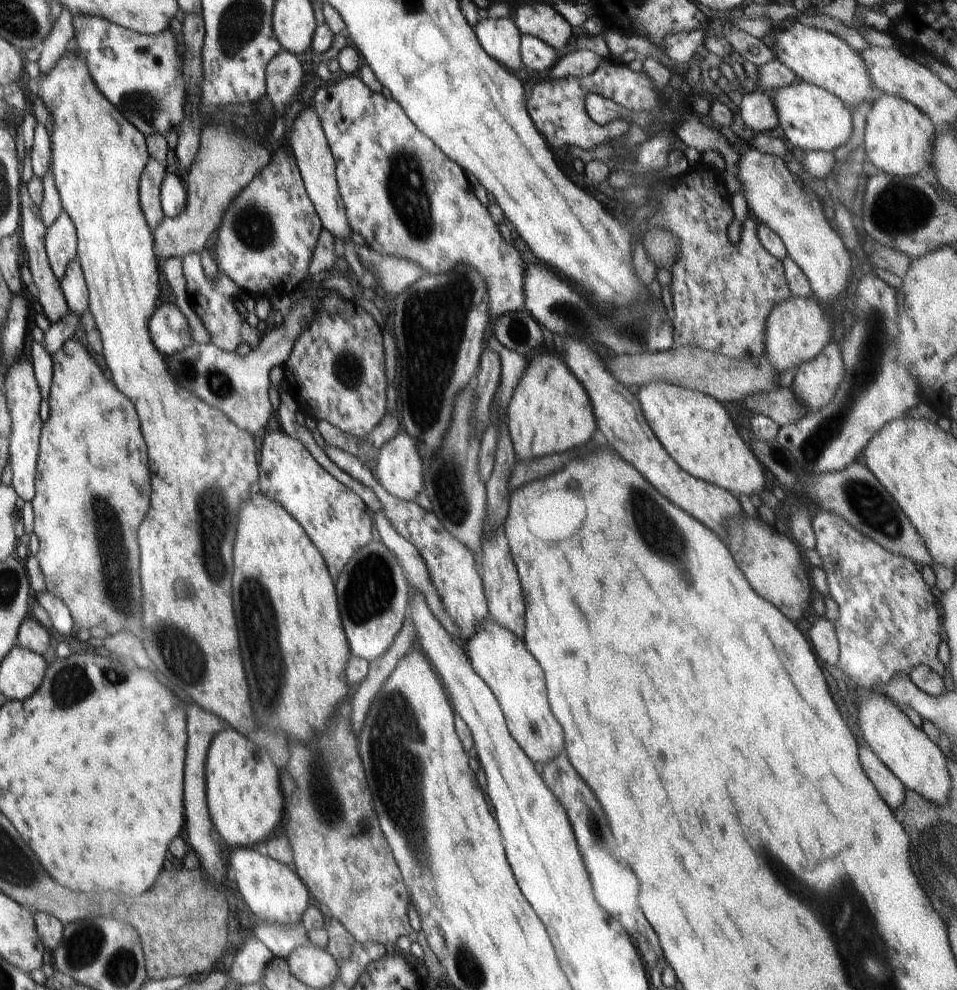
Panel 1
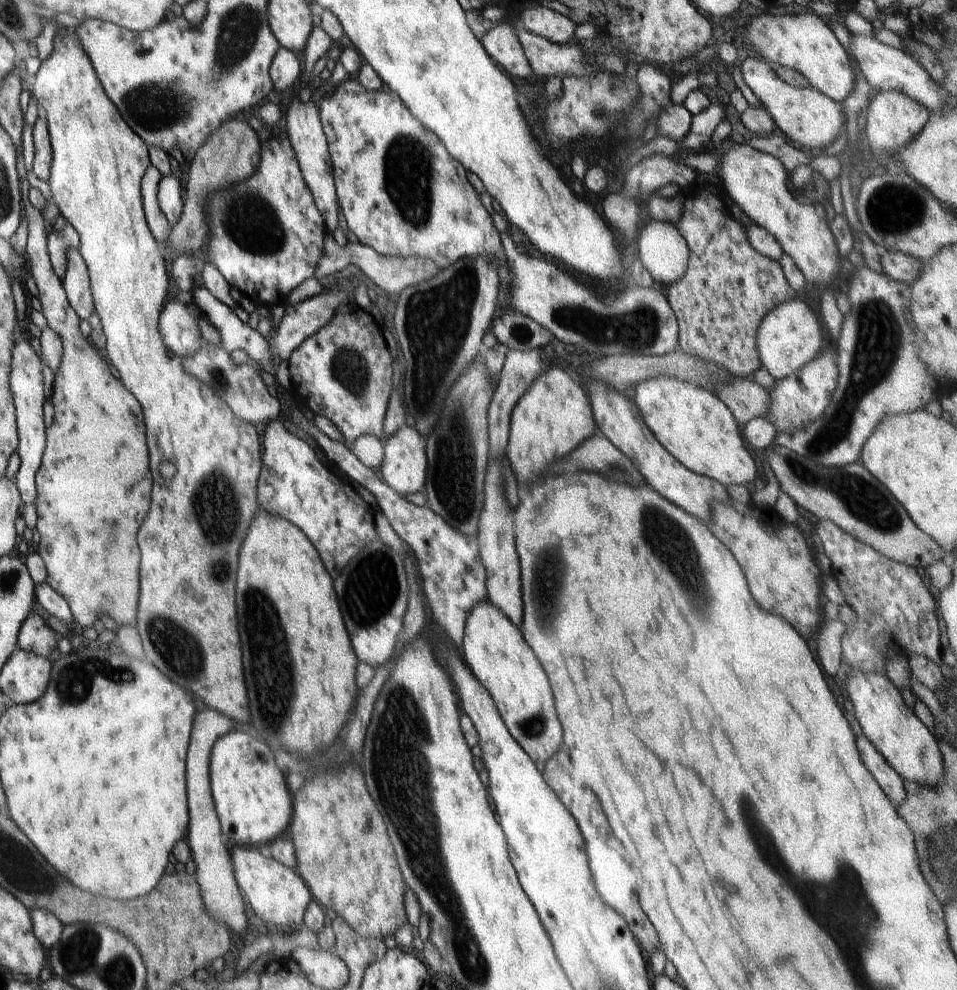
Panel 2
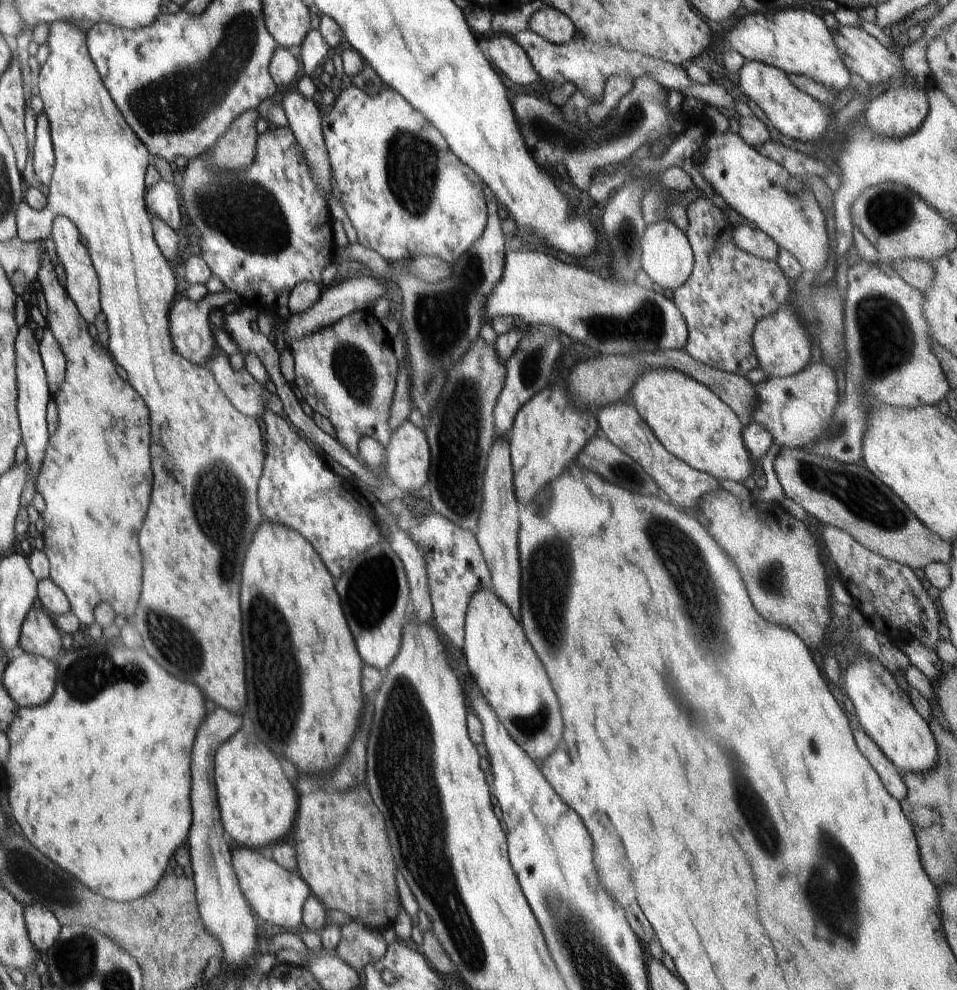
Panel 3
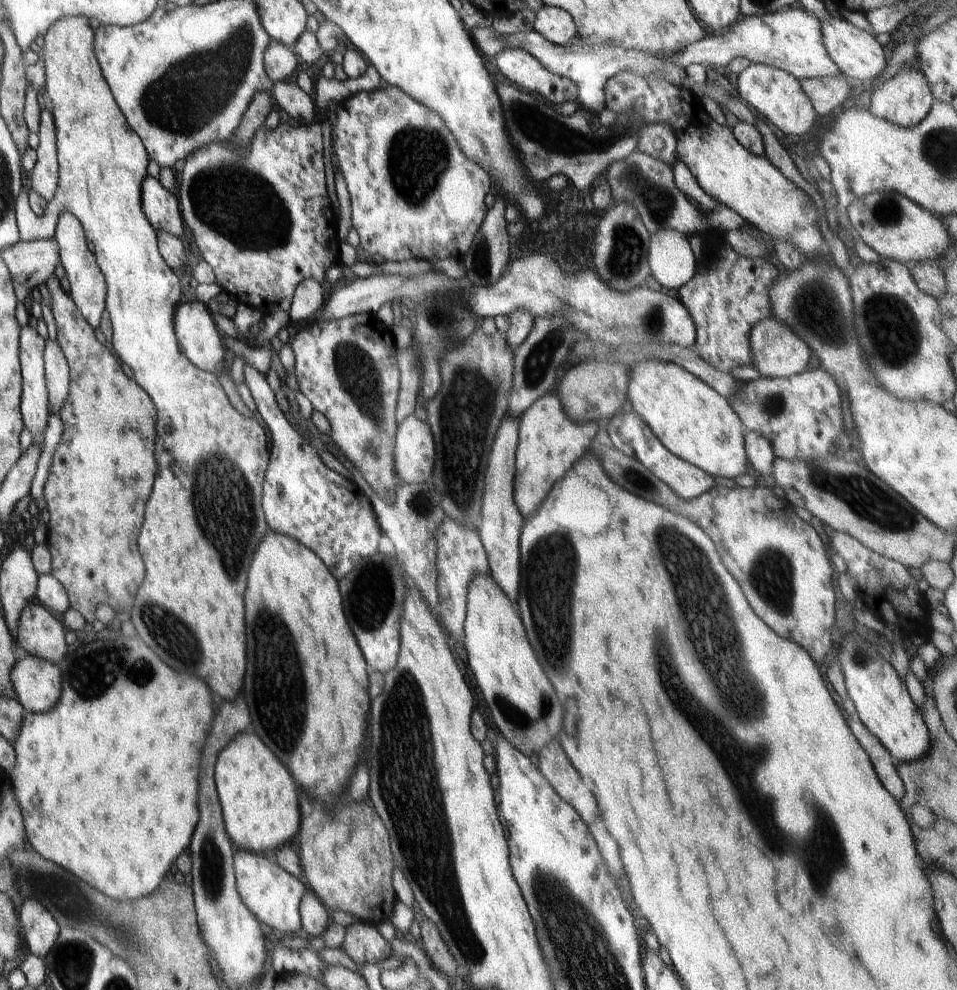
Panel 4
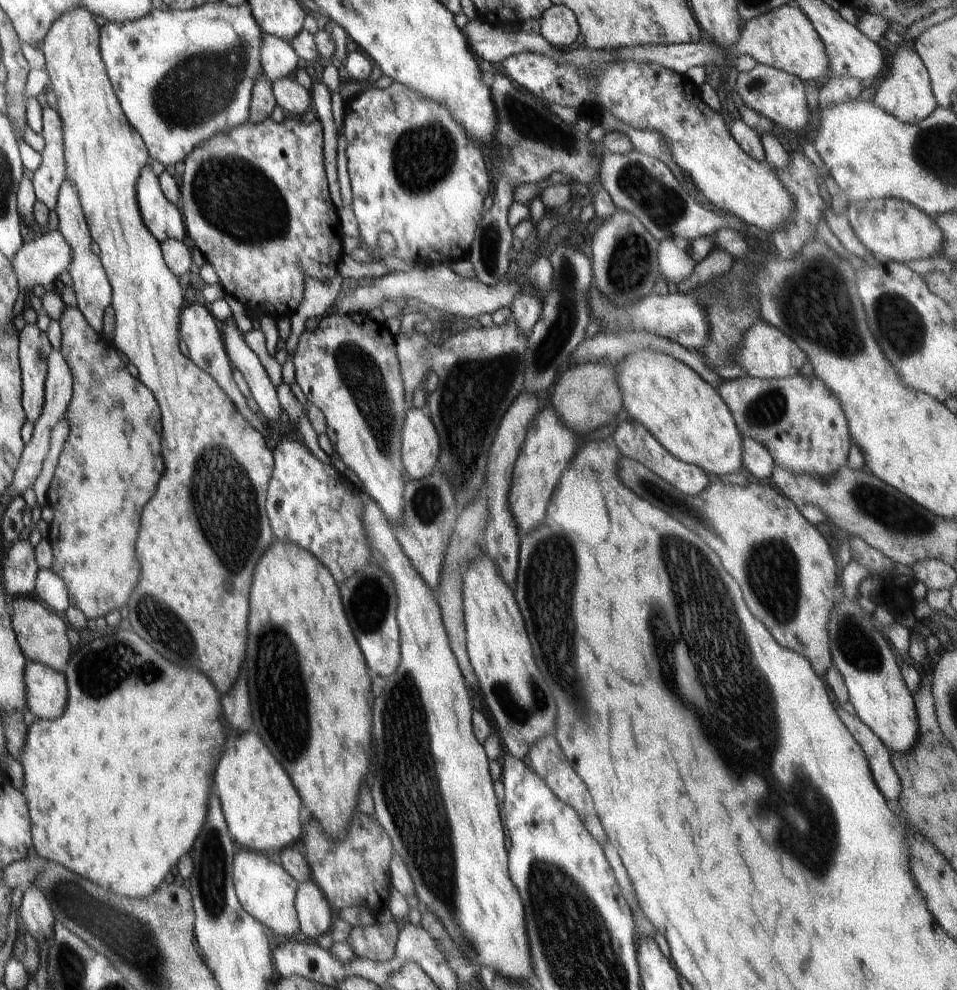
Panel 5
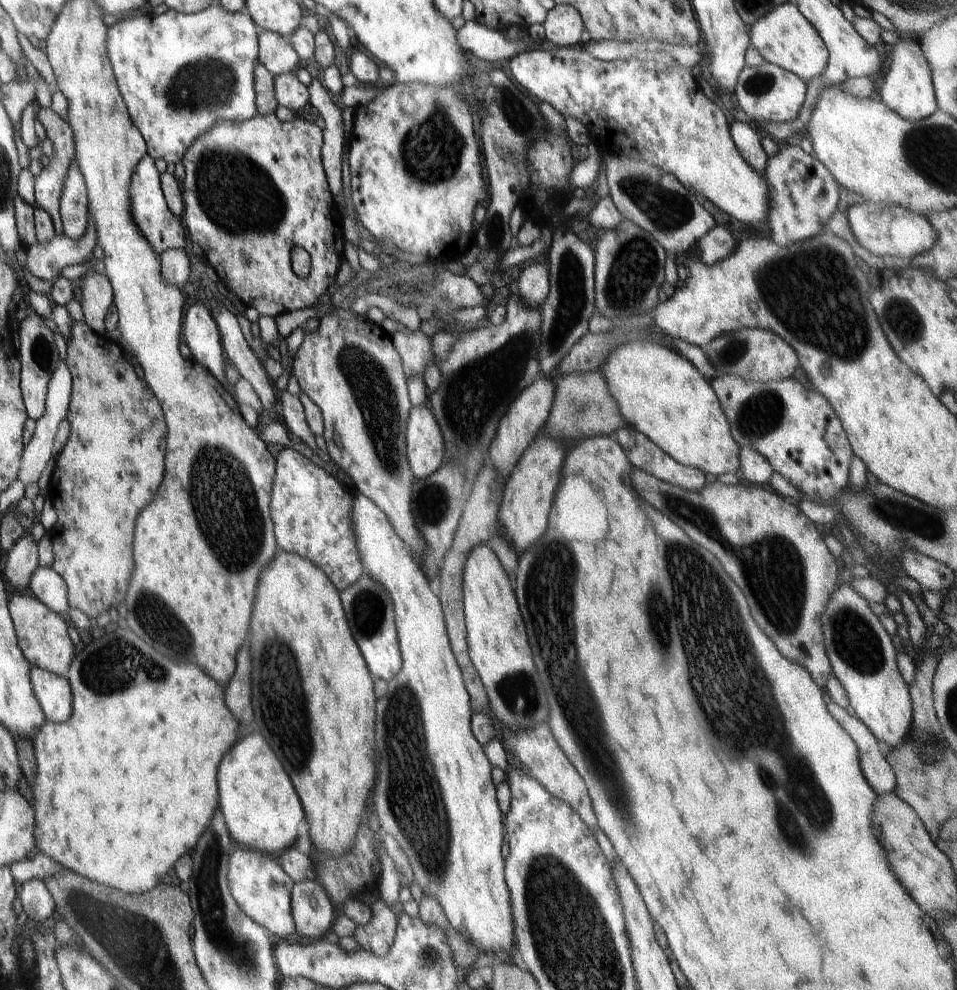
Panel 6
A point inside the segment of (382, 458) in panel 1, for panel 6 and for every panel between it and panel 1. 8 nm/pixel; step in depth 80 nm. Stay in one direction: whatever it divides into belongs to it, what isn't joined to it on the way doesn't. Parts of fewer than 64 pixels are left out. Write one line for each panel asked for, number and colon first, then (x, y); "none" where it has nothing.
2: (404, 467)
3: (407, 464)
4: (414, 451)
5: (420, 448)
6: (425, 446)

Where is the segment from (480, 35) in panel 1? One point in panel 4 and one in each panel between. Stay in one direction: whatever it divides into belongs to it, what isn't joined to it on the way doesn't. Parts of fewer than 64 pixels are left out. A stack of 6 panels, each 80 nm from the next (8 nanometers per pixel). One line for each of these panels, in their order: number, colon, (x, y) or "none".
2: (501, 42)
3: (504, 51)
4: (520, 67)

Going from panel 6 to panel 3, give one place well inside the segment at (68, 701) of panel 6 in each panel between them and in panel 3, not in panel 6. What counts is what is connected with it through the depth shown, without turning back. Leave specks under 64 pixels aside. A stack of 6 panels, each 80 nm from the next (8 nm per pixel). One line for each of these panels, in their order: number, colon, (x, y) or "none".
3: (30, 680)
4: (37, 683)
5: (46, 690)

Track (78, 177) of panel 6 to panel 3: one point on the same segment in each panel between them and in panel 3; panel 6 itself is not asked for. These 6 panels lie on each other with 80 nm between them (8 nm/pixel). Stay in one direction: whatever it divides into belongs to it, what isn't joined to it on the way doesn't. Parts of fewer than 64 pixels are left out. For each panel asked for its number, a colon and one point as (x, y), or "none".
3: (82, 285)
4: (88, 289)
5: (93, 291)

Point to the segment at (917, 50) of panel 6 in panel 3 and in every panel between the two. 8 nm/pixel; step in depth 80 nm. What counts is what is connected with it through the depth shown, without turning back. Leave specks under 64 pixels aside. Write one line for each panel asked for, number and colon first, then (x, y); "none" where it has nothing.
3: (898, 111)
4: (905, 99)
5: (906, 93)

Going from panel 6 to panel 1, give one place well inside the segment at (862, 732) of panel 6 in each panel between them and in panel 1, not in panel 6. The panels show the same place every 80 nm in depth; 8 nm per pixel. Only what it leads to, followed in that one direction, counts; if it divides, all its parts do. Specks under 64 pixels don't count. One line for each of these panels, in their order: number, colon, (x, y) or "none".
1: (891, 789)
2: (893, 785)
3: (890, 775)
4: (883, 763)
5: (878, 759)

